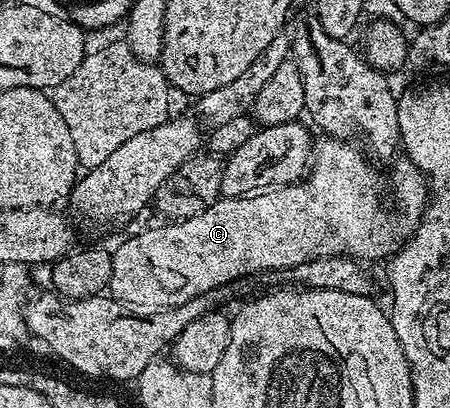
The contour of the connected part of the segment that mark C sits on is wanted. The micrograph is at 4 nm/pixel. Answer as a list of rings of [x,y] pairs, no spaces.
[[[319,138],[310,169],[301,183],[272,187],[253,195],[242,195],[238,199],[220,198],[212,209],[204,209],[204,213],[196,213],[196,217],[162,225],[166,227],[150,227],[124,240],[112,251],[114,260],[109,294],[137,307],[175,307],[184,305],[184,301],[192,297],[208,293],[208,289],[216,289],[237,279],[245,280],[246,275],[254,275],[257,271],[285,271],[287,267],[313,259],[326,259],[329,255],[353,257],[359,261],[389,260],[401,251],[402,244],[418,228],[428,202],[426,177],[415,163],[405,157],[399,158],[390,171],[390,195],[394,198],[394,204],[386,207],[386,183],[381,173],[354,145],[344,139]]]

